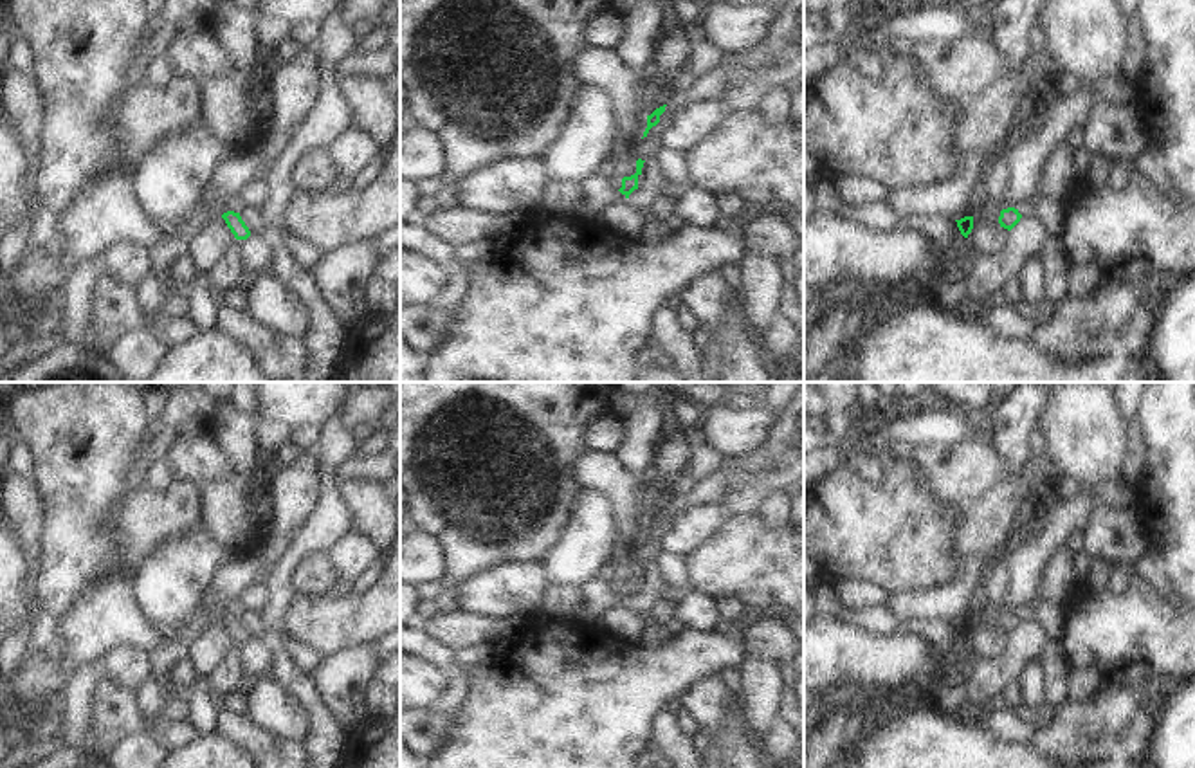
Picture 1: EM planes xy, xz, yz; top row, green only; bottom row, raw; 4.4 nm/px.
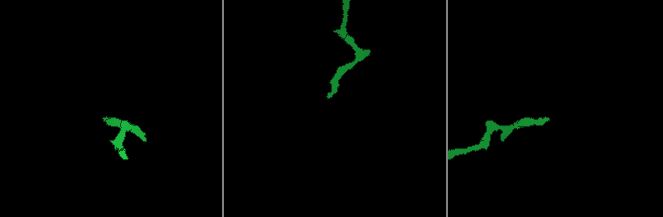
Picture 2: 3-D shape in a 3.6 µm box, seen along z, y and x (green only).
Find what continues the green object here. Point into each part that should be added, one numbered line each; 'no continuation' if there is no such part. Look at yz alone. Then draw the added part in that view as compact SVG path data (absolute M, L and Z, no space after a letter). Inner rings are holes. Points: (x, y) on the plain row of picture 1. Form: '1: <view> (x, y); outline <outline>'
no continuation

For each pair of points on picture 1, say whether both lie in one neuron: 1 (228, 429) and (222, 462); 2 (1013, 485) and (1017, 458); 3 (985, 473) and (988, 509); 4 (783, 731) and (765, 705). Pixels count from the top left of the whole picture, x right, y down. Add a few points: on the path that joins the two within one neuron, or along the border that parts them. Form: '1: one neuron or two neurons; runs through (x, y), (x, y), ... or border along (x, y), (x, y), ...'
1: two neurons; border along (211, 433), (233, 460), (238, 480)
2: two neurons; border along (1031, 453), (1012, 471)
3: two neurons; border along (1010, 469), (999, 482), (966, 505)
4: two neurons; border along (781, 716), (761, 745)

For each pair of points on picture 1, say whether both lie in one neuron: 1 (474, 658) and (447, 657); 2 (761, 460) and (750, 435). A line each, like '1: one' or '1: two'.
1: two
2: two

